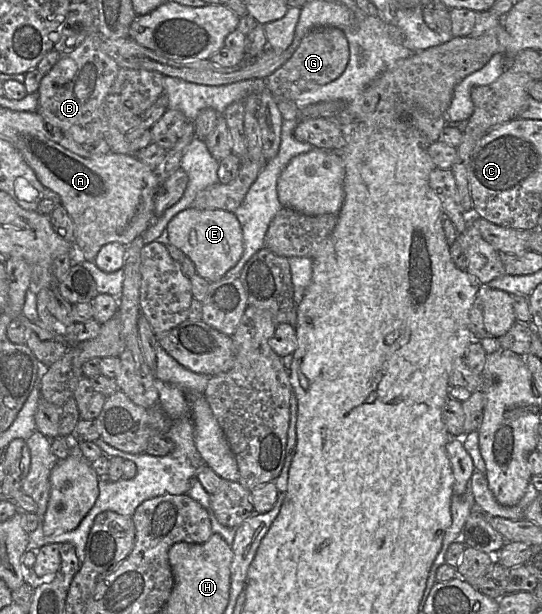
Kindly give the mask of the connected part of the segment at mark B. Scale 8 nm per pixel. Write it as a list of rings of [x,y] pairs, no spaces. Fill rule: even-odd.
[[[96,29],[72,52],[60,54],[53,68],[42,77],[37,91],[36,112],[47,125],[59,128],[65,137],[80,145],[102,139],[109,145],[110,152],[136,155],[125,134],[109,123],[103,109],[104,100],[110,94],[119,69],[115,60],[102,51],[102,36]]]

